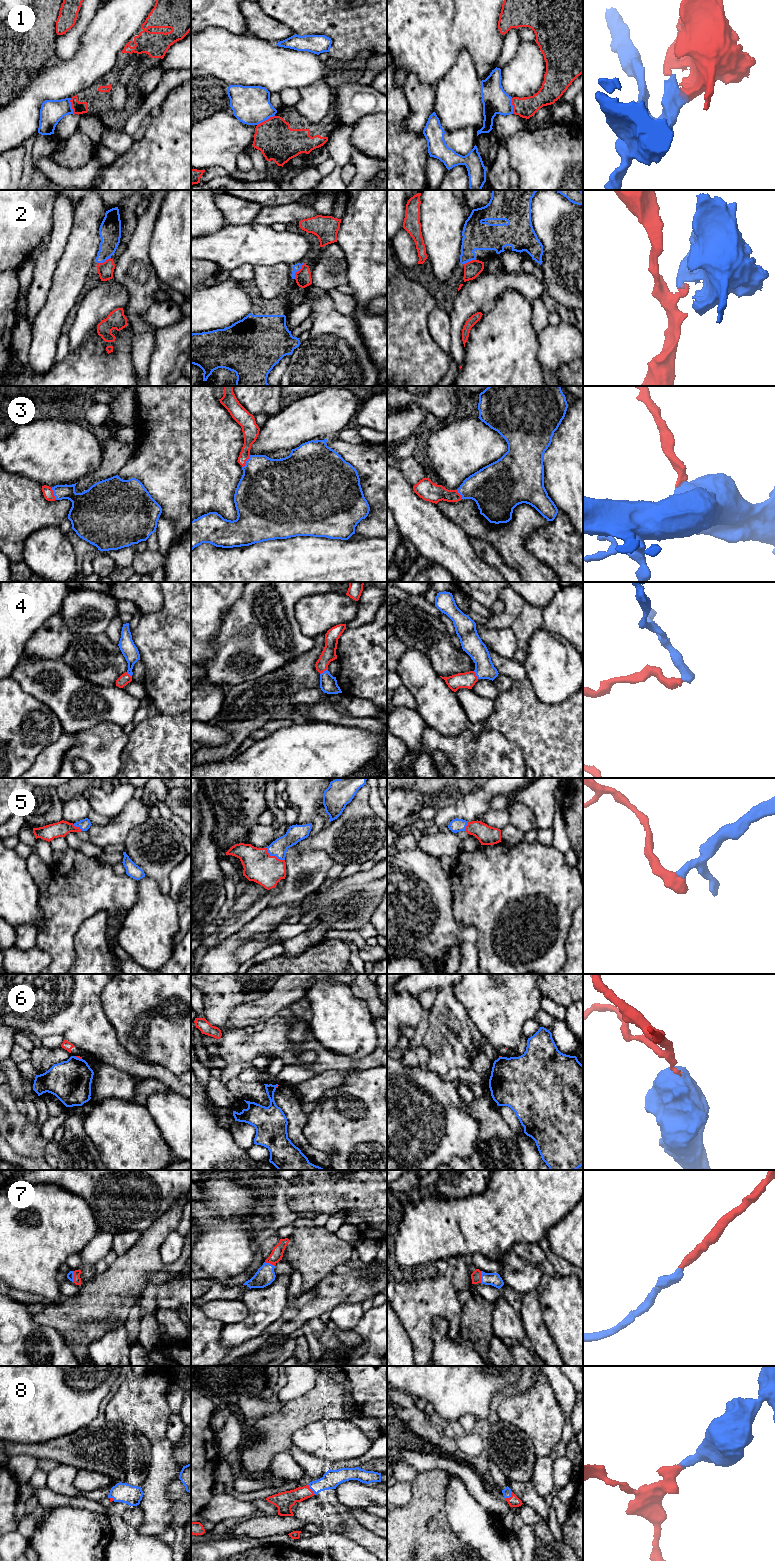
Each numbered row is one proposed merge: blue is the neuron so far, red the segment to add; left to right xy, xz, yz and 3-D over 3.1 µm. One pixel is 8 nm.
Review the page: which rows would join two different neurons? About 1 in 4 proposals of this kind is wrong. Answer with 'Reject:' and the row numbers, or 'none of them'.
Reject: 1, 2, 6

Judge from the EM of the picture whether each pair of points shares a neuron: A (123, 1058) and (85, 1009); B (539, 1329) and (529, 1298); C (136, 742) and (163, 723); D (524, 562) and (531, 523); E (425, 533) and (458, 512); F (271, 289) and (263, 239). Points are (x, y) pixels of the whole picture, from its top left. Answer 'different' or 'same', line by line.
A: same
B: same
C: same
D: same
E: different
F: different

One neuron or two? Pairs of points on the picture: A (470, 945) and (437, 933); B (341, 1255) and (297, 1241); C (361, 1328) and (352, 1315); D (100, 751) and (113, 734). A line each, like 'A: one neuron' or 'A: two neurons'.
A: one neuron
B: one neuron
C: two neurons
D: one neuron

